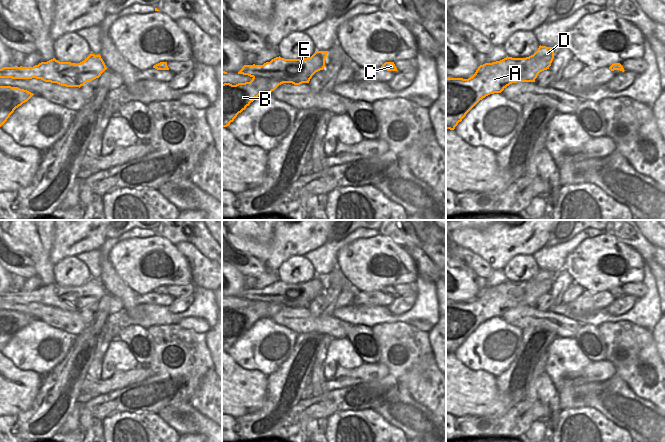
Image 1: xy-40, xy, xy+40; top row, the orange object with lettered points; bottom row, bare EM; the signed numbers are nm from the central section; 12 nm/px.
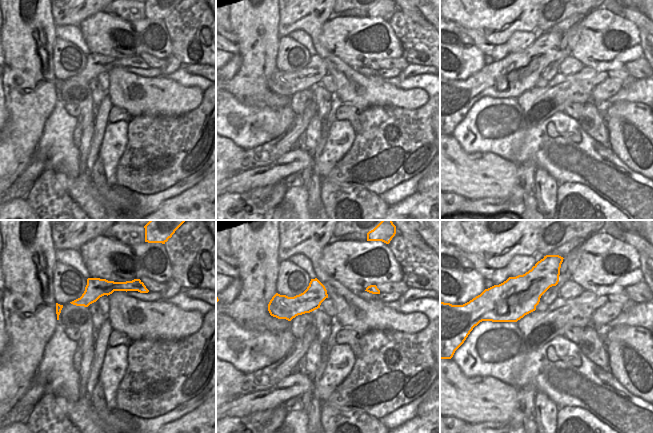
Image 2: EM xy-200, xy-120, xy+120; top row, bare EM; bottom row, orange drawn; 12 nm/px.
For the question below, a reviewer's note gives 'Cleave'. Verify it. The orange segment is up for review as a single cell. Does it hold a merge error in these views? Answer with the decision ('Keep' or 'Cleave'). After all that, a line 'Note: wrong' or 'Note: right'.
Cleave
Note: right

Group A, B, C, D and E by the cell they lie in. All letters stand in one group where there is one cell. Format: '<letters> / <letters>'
A B D / C E

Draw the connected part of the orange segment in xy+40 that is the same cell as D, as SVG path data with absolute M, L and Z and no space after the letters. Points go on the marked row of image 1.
M539 46L538 50L526 58L506 57L500 61L485 63L489 73L474 74L468 79L446 78L446 129L454 130L466 114L483 98L490 94L501 93L507 86L517 83L518 79L510 74L512 65L526 65L527 77L530 82L535 82L538 74L549 69L554 59L555 47Z

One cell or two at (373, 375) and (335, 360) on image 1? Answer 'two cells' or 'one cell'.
two cells

